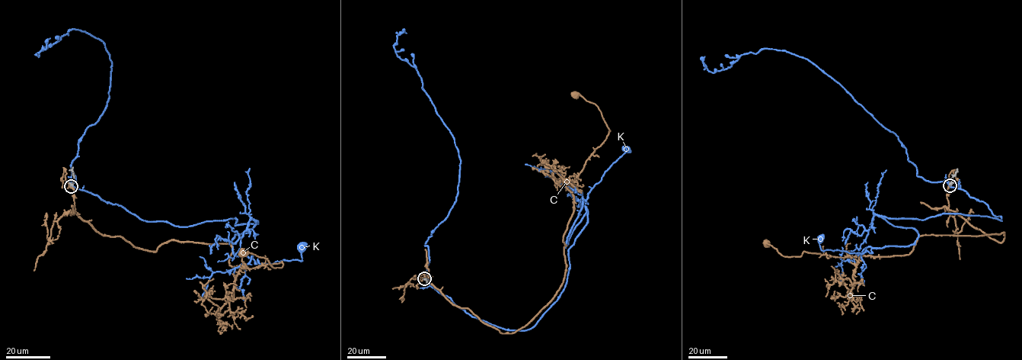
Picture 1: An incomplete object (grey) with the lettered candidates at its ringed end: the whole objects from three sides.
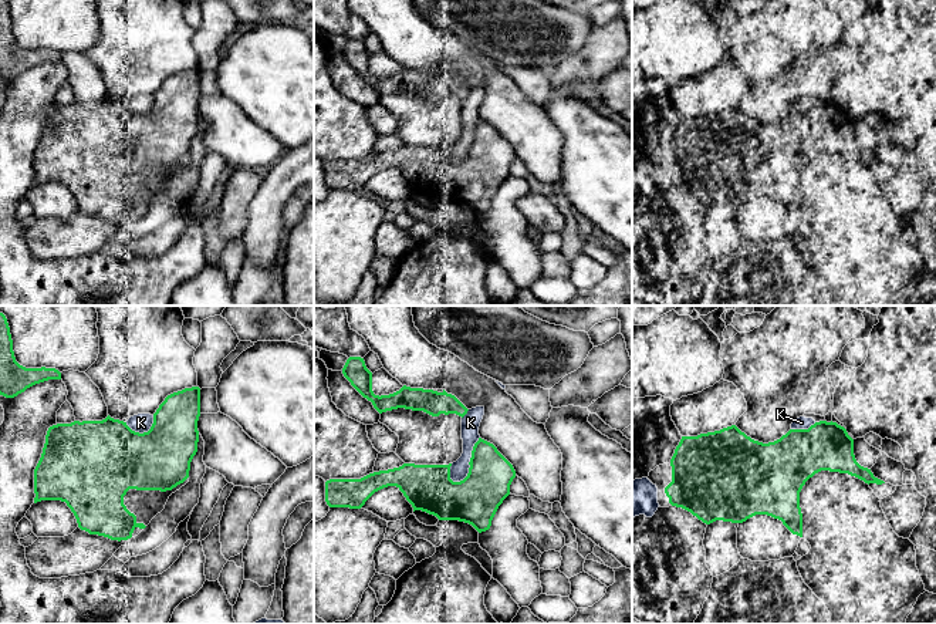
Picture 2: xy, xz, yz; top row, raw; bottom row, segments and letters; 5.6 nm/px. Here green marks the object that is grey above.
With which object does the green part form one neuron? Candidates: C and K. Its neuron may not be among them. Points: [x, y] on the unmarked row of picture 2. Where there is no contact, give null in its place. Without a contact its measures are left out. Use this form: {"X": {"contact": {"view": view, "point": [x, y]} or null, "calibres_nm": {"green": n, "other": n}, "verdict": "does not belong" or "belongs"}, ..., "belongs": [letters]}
{"C": {"contact": null, "verdict": "does not belong"}, "K": {"contact": {"view": "xz", "point": [469, 144]}, "calibres_nm": {"green": 260, "other": 110}, "verdict": "does not belong"}, "belongs": []}

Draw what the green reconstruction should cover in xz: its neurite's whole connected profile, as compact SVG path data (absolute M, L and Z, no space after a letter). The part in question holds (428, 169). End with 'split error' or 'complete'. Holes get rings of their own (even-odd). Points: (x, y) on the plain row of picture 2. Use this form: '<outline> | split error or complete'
M481 119L473 128L469 146L469 155L460 163L450 161L452 145L403 145L361 161L330 161L325 183L330 189L361 190L375 173L396 168L413 193L464 203L481 215L490 210L499 188L510 176L516 152L493 125Z | complete

